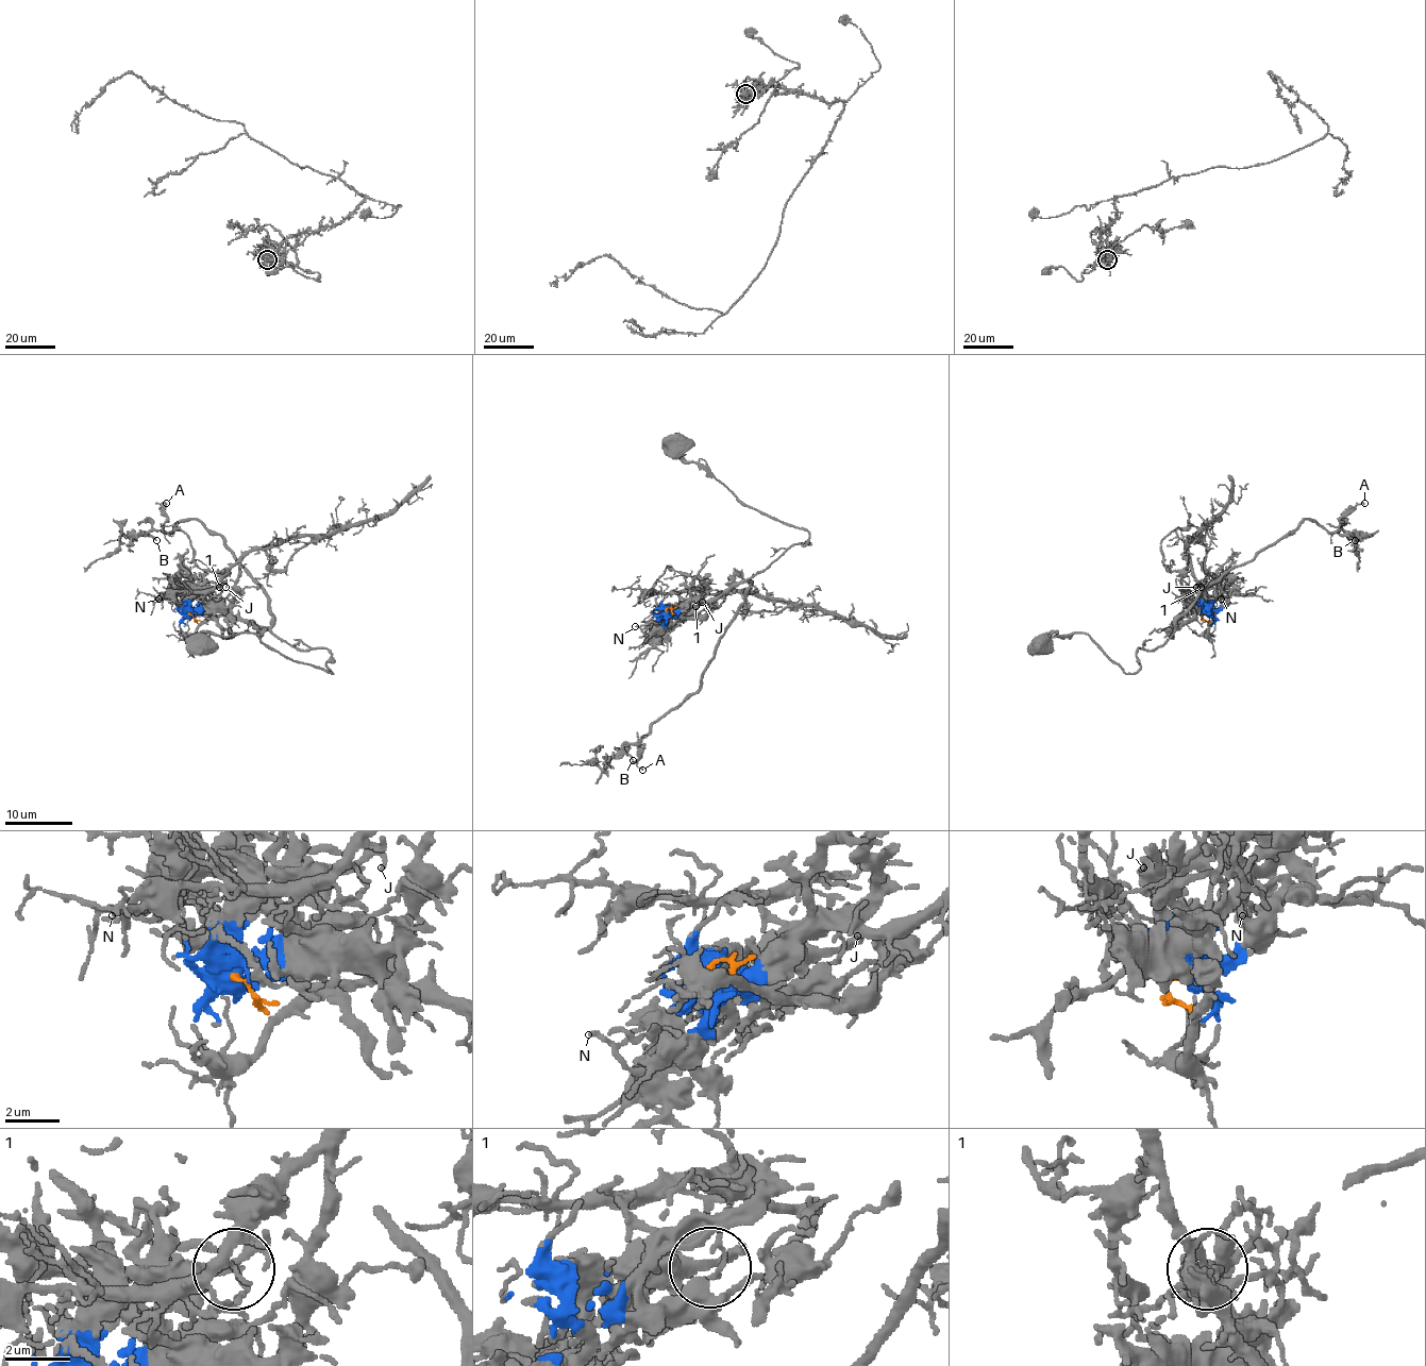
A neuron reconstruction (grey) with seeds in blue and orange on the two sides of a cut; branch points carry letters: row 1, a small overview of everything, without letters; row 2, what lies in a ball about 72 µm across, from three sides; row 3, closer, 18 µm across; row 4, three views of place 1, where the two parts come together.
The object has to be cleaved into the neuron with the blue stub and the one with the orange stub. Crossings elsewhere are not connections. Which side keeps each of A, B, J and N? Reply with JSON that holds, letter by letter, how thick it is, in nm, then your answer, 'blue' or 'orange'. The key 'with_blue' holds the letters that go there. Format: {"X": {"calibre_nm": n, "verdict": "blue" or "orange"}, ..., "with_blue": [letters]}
{"A": {"calibre_nm": 130, "verdict": "blue"}, "B": {"calibre_nm": 130, "verdict": "blue"}, "J": {"calibre_nm": 180, "verdict": "blue"}, "N": {"calibre_nm": 120, "verdict": "blue"}, "with_blue": ["A", "B", "J", "N"]}

